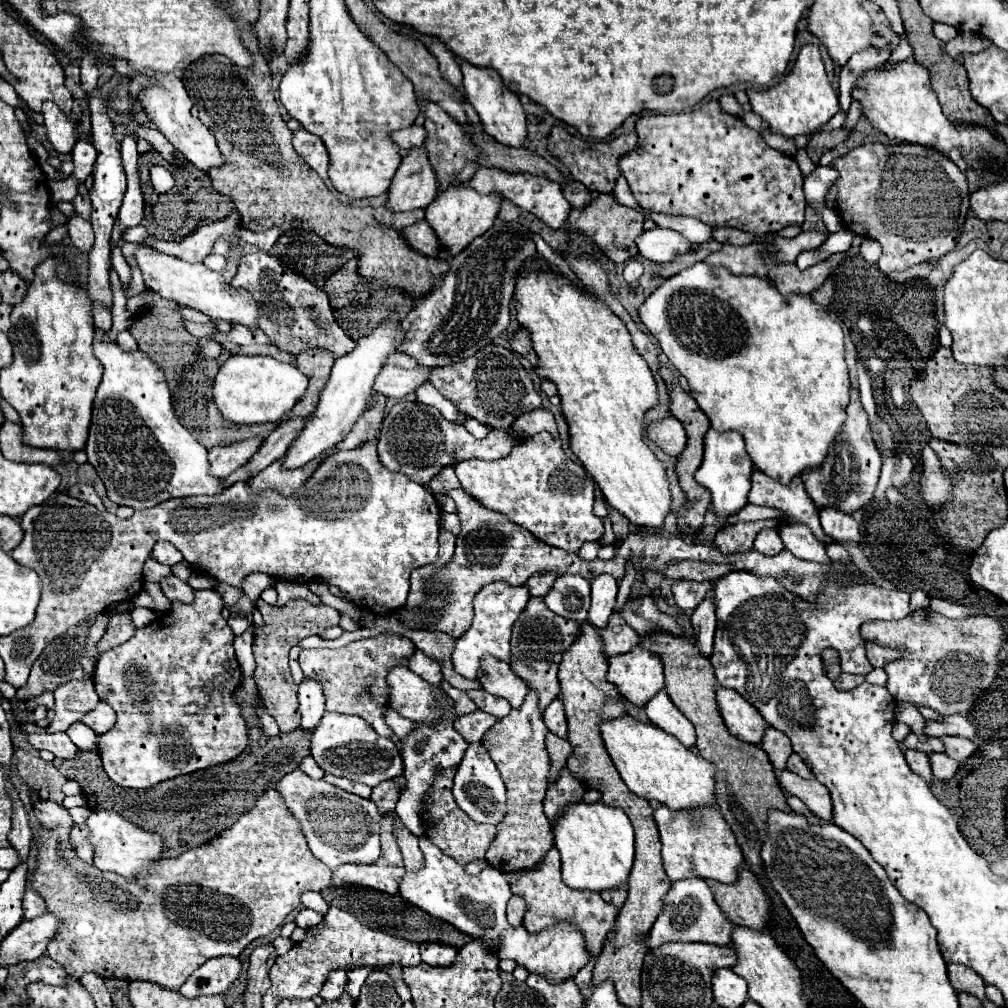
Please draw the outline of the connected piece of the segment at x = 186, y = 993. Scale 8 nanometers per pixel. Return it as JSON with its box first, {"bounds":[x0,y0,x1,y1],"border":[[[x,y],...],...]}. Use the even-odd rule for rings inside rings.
{"bounds":[180,956,240,998],"border":[[[220,956],[204,962],[180,988],[184,998],[200,998],[200,996],[216,996],[228,990],[228,986],[240,974],[240,958]]]}

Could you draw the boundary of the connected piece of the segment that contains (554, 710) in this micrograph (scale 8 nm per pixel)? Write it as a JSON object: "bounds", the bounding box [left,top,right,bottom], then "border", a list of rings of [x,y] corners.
{"bounds":[544,698,566,736],"border":[[[560,698],[552,700],[546,708],[544,708],[544,722],[548,726],[550,732],[558,734],[558,736],[566,736],[566,716],[564,716],[564,704]]]}

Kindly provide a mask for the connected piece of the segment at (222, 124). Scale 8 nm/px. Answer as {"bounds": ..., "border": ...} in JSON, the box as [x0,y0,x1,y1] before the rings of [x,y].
{"bounds":[182,32,448,298],"border":[[[244,32],[242,38],[246,38],[246,46],[254,56],[250,68],[236,70],[236,64],[224,56],[206,56],[192,62],[182,74],[182,82],[200,112],[202,124],[214,134],[224,156],[222,166],[208,170],[212,186],[232,198],[242,214],[242,228],[260,232],[300,218],[304,230],[316,230],[328,244],[356,250],[360,256],[358,272],[364,278],[374,278],[386,286],[400,286],[414,298],[420,292],[428,292],[432,280],[448,270],[448,262],[416,252],[400,230],[374,218],[372,206],[344,206],[336,198],[336,192],[328,190],[322,178],[300,160],[292,146],[292,132],[278,110],[272,74],[260,54],[258,38],[254,32]]]}

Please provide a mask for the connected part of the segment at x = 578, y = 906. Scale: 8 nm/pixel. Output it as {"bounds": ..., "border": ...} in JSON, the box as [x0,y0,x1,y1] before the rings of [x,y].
{"bounds":[510,848,616,954],"border":[[[552,848],[540,868],[536,872],[528,872],[528,876],[520,878],[520,884],[510,884],[514,894],[520,894],[526,898],[528,902],[528,912],[524,914],[524,928],[530,934],[538,934],[544,928],[552,928],[558,922],[568,922],[568,924],[576,924],[576,928],[584,934],[586,940],[586,950],[590,954],[598,954],[604,946],[606,934],[614,928],[616,922],[616,908],[612,908],[612,904],[606,904],[600,894],[596,892],[580,892],[580,890],[572,890],[568,888],[562,878],[560,878],[560,854],[556,848]]]}

